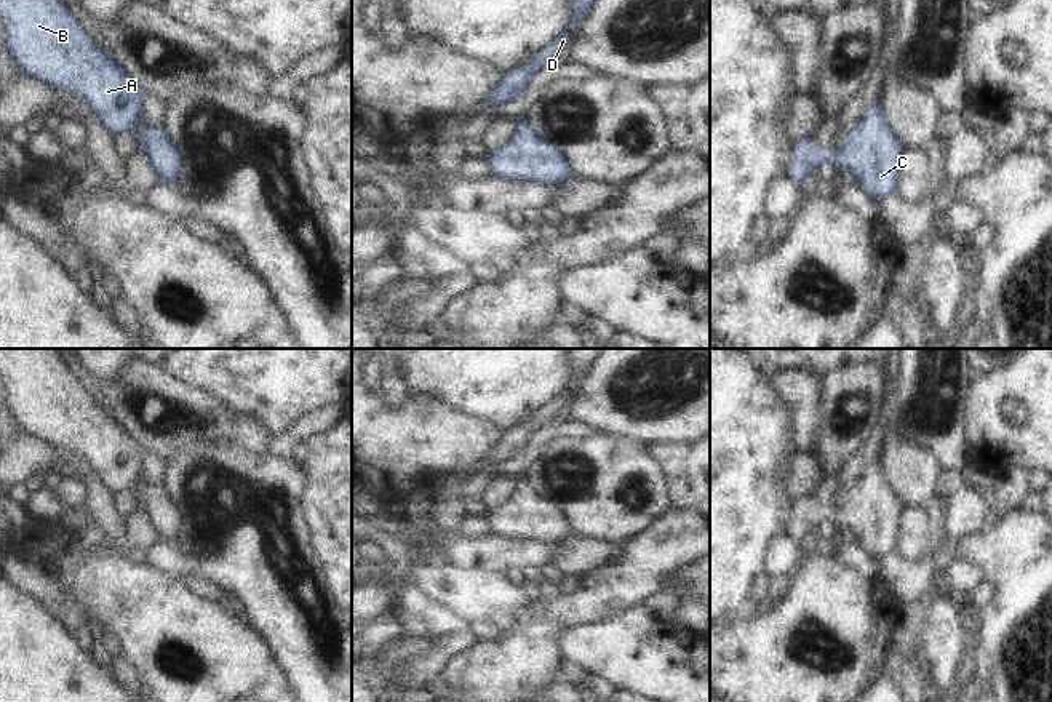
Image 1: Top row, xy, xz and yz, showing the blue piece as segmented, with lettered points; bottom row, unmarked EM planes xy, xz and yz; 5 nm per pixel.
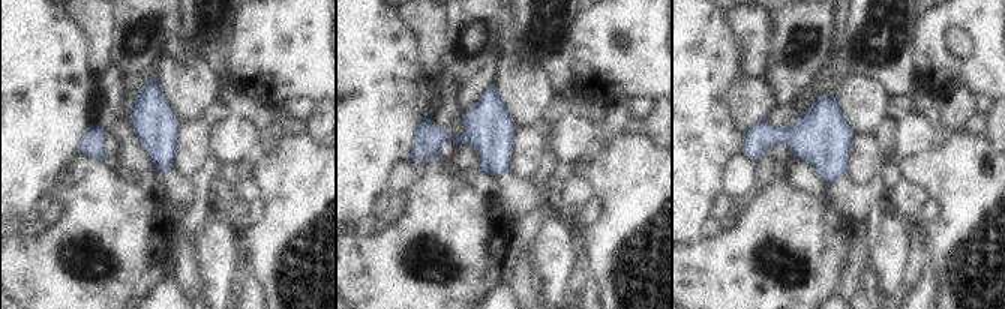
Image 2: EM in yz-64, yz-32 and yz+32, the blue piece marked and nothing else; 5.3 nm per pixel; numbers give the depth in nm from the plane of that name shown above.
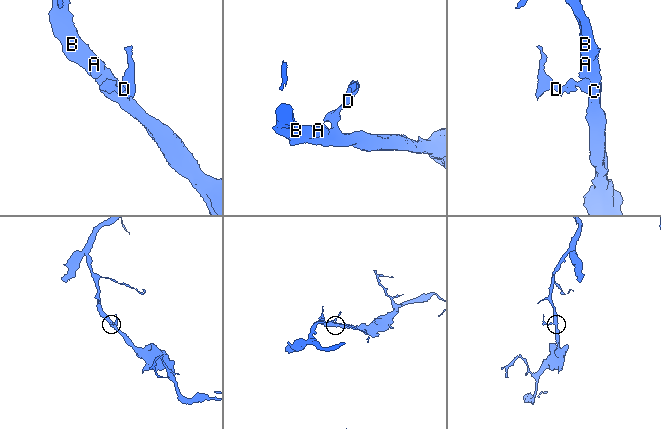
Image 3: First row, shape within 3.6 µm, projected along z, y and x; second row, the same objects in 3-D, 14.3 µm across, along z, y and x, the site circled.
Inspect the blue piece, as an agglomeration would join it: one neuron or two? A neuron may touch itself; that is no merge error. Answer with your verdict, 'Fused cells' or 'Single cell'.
Single cell.

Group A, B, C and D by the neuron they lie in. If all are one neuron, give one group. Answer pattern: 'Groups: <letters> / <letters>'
Groups: A B C D.

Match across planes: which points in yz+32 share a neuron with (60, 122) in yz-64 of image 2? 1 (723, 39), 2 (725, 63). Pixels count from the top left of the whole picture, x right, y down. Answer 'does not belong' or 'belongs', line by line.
1: belongs
2: belongs

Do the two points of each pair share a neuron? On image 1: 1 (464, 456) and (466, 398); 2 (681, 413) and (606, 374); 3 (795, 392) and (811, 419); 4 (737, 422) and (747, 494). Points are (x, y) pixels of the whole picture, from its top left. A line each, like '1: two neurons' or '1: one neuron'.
1: two neurons
2: one neuron
3: one neuron
4: one neuron

